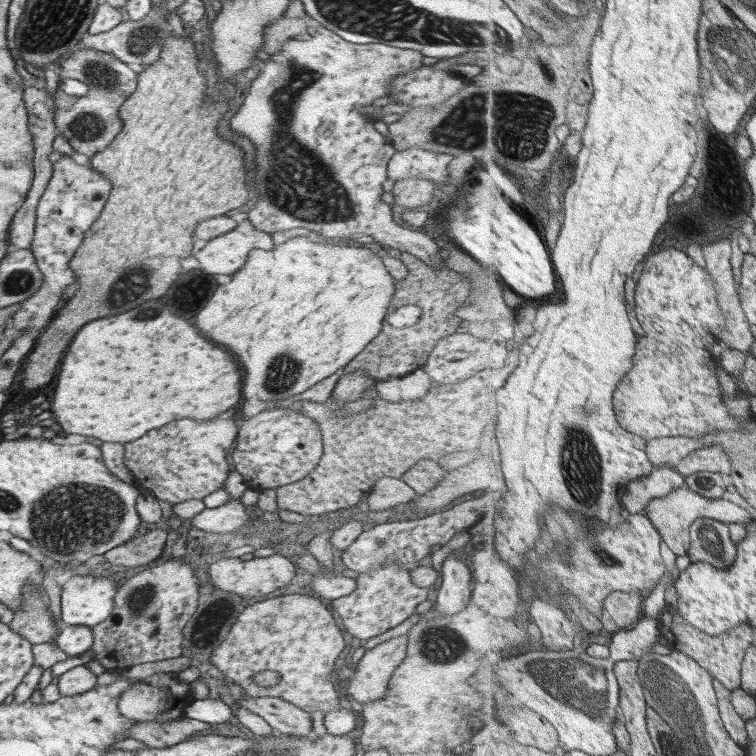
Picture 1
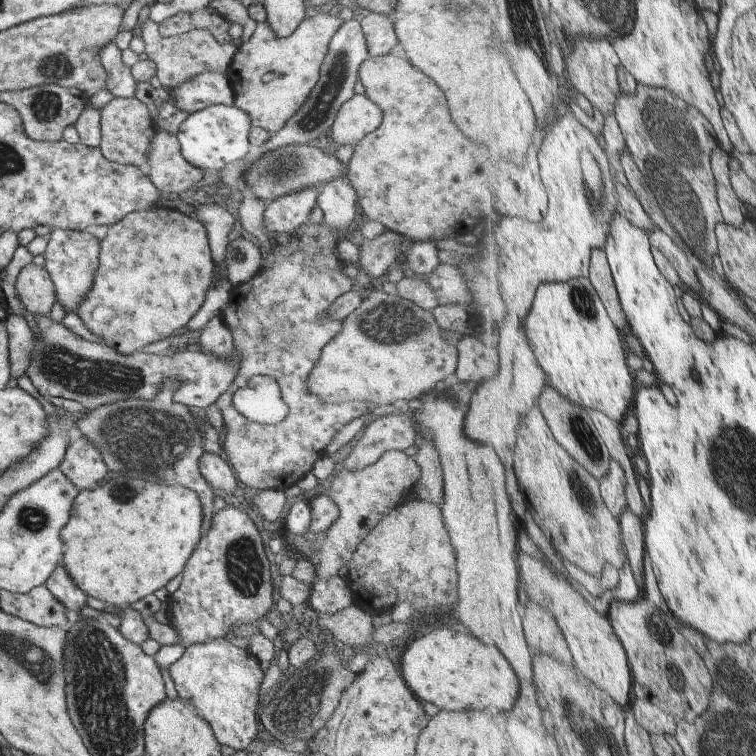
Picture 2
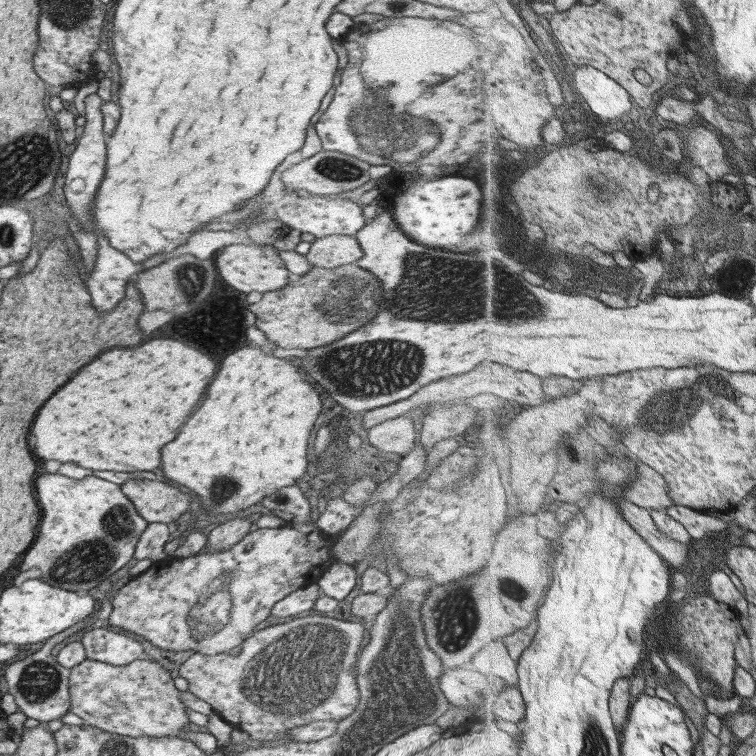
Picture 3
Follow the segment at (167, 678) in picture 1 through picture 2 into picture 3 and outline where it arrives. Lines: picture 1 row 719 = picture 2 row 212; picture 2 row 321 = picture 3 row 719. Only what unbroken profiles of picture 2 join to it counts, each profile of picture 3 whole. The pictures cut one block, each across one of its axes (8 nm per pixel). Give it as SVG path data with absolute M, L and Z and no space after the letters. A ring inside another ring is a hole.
M145 657L136 659L126 666L114 666L97 660L86 659L71 668L69 676L70 712L76 714L90 725L101 728L119 736L179 736L180 730L193 727L193 715L180 697L180 691L174 686L170 671L164 669L156 661Z

